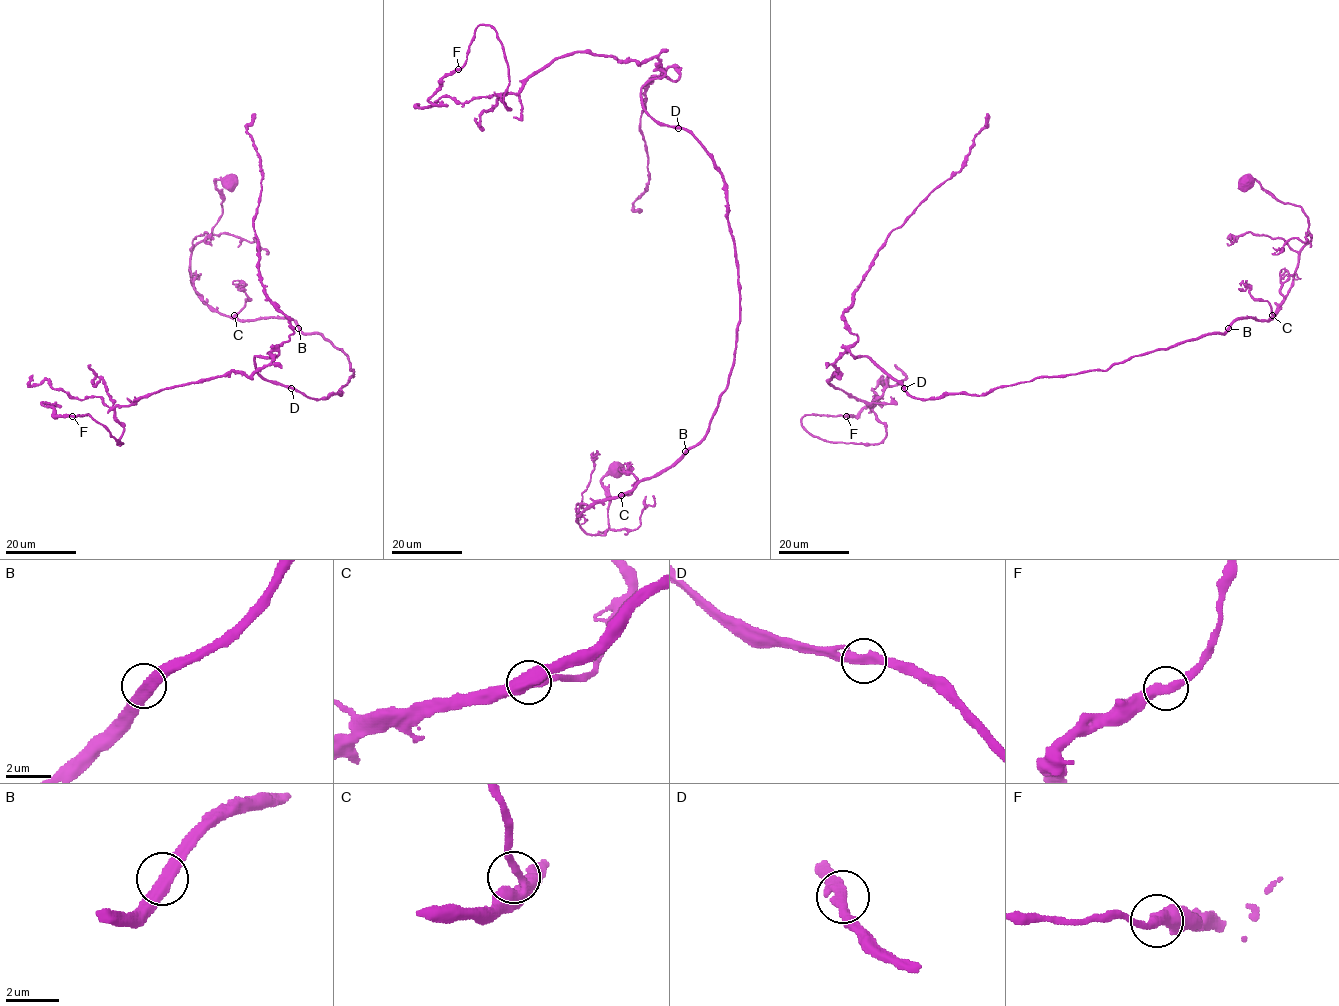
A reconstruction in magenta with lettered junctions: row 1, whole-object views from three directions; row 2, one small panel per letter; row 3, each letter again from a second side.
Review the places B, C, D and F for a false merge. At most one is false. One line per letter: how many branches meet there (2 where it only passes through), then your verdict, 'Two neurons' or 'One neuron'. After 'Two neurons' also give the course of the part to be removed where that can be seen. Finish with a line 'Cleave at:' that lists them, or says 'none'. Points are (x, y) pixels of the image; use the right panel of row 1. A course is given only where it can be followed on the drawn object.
B: Branches: 2. One neuron
C: Branches: 2. One neuron
D: Branches: 2. One neuron
F: Branches: 2. One neuron
Cleave at: none

